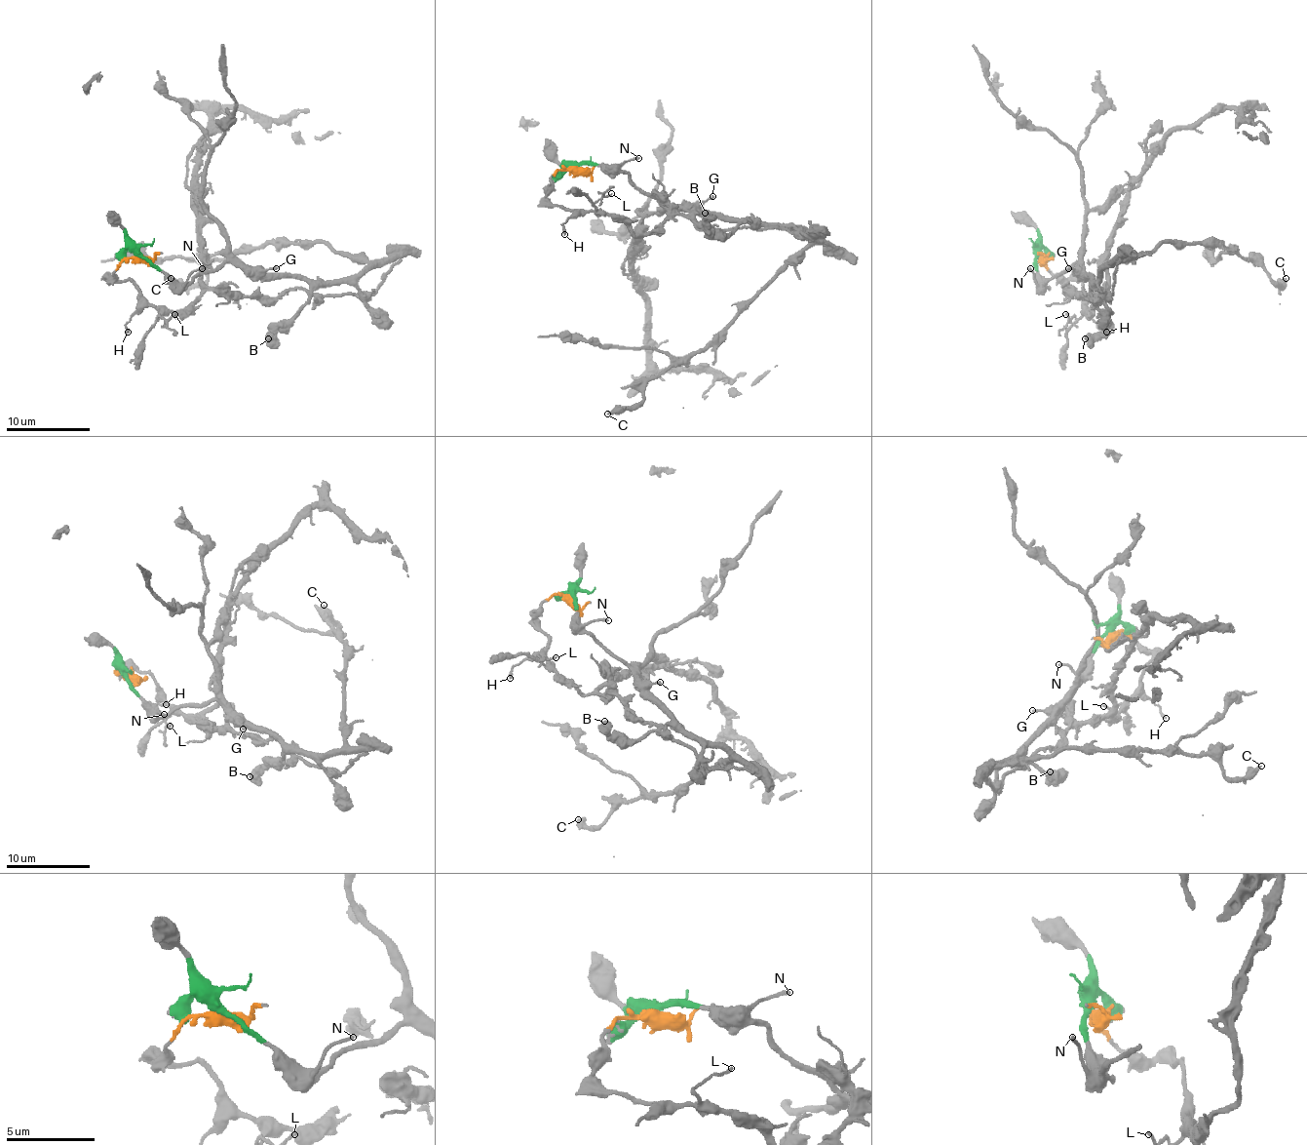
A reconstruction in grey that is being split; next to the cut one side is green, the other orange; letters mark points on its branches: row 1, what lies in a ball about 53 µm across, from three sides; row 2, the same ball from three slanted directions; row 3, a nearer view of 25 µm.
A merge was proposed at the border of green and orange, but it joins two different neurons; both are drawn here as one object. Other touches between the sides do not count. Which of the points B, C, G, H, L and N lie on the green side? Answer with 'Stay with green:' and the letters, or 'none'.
Stay with green: B, C, G, N

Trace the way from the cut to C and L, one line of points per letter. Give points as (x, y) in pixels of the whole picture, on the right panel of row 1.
C: (1038, 255), (1042, 282), (1080, 263), (1095, 282), (1109, 265), (1164, 242), (1219, 242), (1280, 286), (1287, 278)
L: (1040, 255), (1051, 271), (1082, 282), (1084, 314), (1069, 320), (1065, 314)

